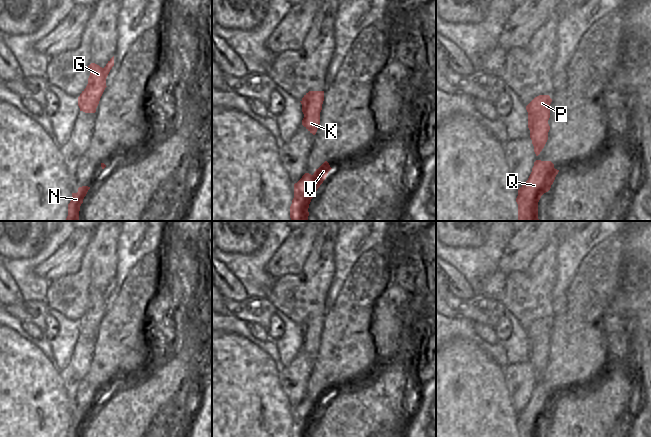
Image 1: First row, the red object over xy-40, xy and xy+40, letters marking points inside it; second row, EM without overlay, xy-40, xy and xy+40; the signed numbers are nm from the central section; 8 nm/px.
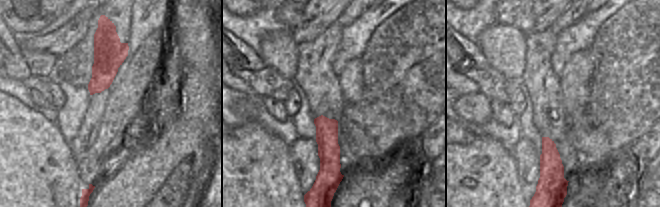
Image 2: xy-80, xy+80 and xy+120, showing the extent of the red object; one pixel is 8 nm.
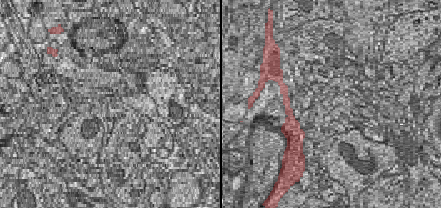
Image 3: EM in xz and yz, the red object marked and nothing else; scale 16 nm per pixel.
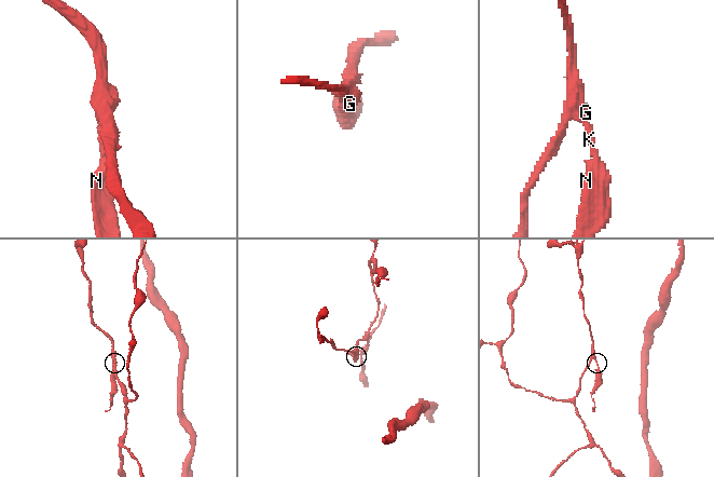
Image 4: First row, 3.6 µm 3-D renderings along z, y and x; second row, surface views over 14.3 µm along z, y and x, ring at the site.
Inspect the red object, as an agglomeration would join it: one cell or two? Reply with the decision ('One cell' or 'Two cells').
Two cells.

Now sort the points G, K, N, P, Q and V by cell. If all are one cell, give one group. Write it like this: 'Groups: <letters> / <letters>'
Groups: G / K N P Q V.

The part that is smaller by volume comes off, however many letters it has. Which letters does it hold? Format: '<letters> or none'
K, N, P, Q, V

